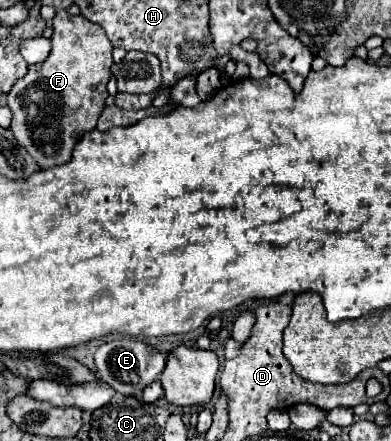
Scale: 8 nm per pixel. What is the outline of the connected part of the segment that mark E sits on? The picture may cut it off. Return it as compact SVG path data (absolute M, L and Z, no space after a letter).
M115 338L105 342L95 352L95 366L105 384L109 384L115 392L123 396L137 396L147 384L155 382L157 376L165 368L165 356L155 348L147 346L145 342L131 340L131 338Z

